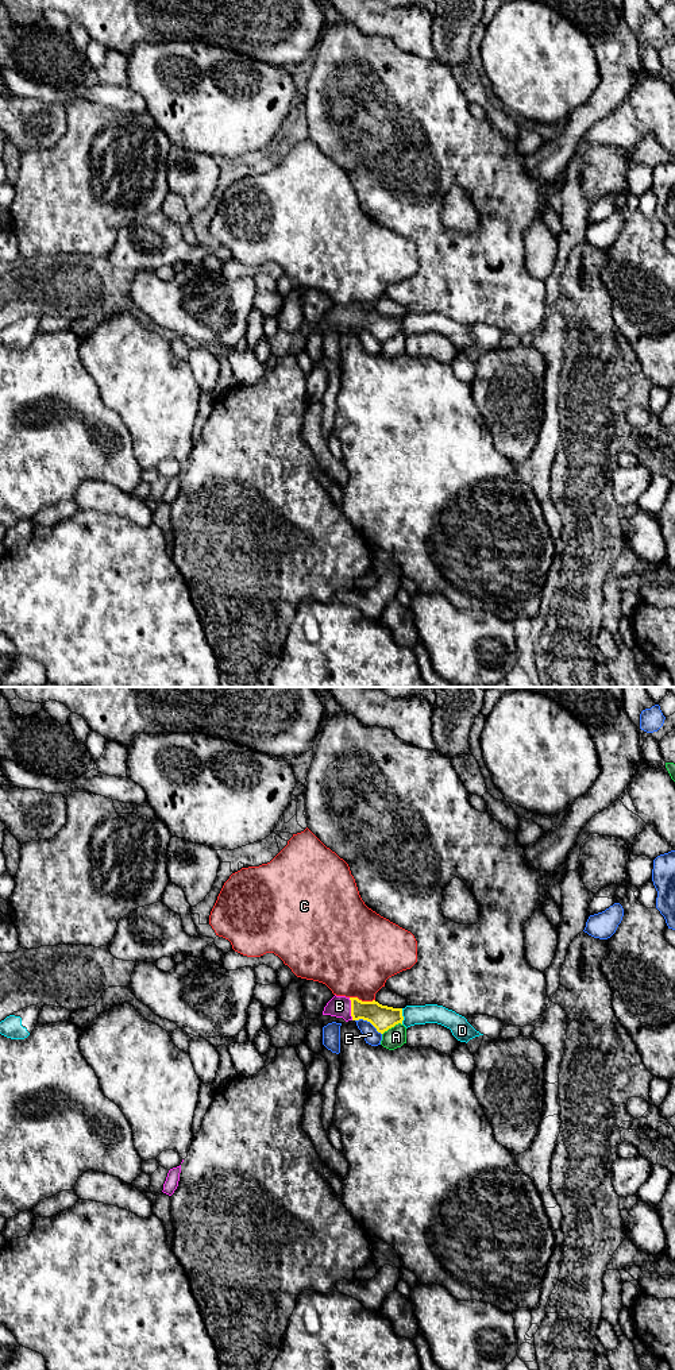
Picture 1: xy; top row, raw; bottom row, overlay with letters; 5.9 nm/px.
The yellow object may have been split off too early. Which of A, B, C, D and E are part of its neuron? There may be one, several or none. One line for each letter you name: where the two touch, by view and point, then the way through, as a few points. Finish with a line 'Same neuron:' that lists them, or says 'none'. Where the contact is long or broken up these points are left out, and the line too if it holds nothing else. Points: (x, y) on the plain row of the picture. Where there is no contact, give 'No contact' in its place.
B: Touches yellow at xy (351, 317). Path across: xy (382, 327), (373, 320), (351, 317), (339, 315)
Same neuron: B

